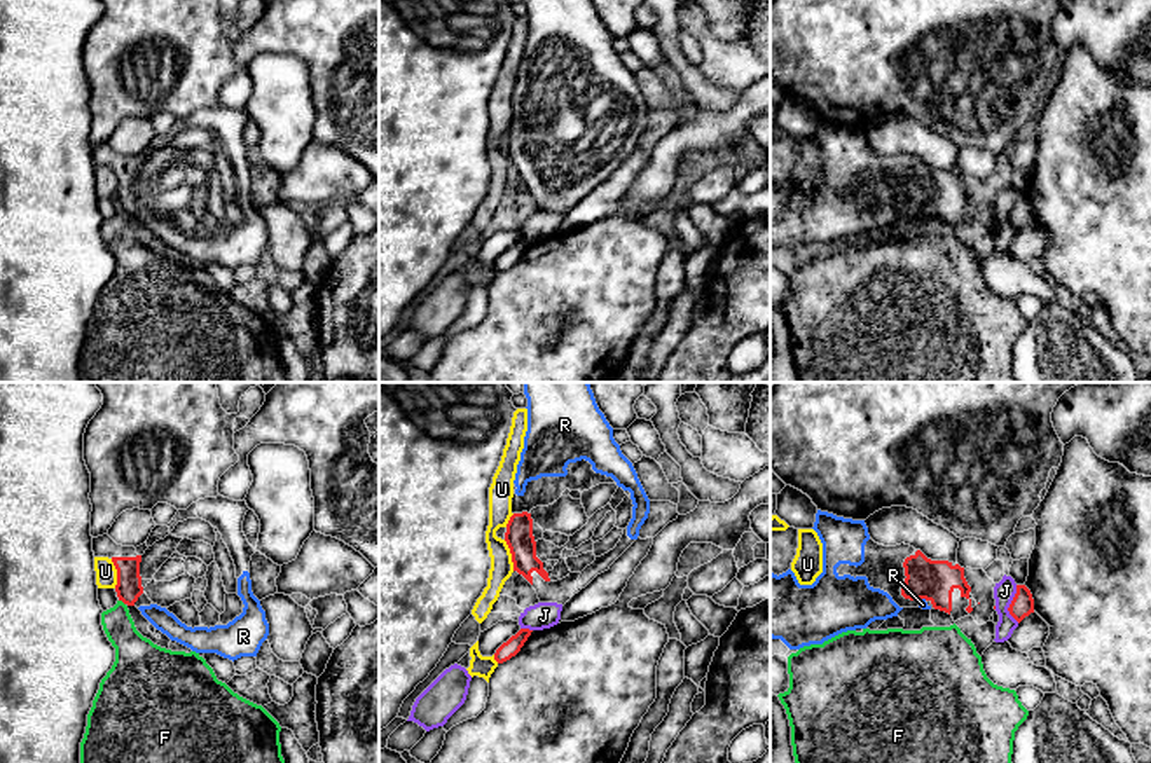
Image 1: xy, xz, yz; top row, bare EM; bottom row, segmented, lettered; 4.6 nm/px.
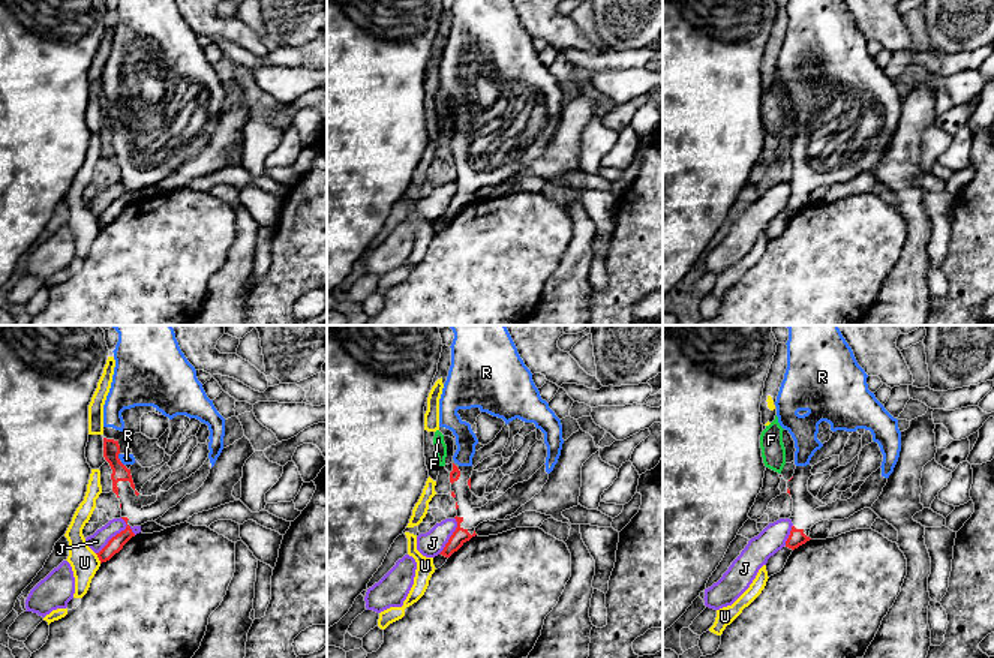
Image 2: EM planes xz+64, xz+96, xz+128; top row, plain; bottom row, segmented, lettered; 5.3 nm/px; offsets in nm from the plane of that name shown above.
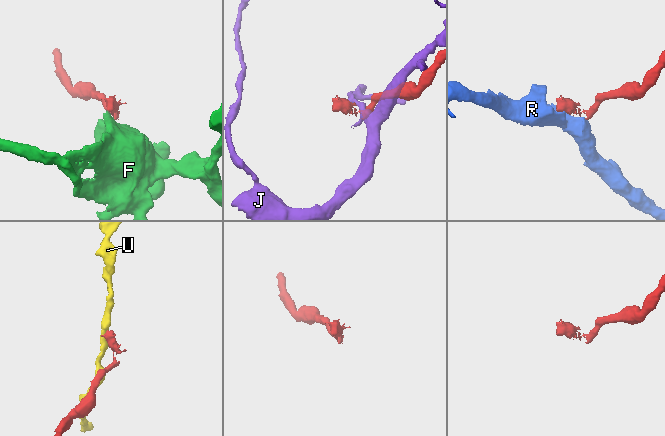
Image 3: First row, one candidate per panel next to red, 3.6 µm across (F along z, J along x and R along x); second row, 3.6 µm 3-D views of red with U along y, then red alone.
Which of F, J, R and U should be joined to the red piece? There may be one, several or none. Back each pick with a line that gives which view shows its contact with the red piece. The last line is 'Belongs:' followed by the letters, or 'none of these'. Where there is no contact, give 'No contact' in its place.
R: Touches red in yz
Belongs: R

